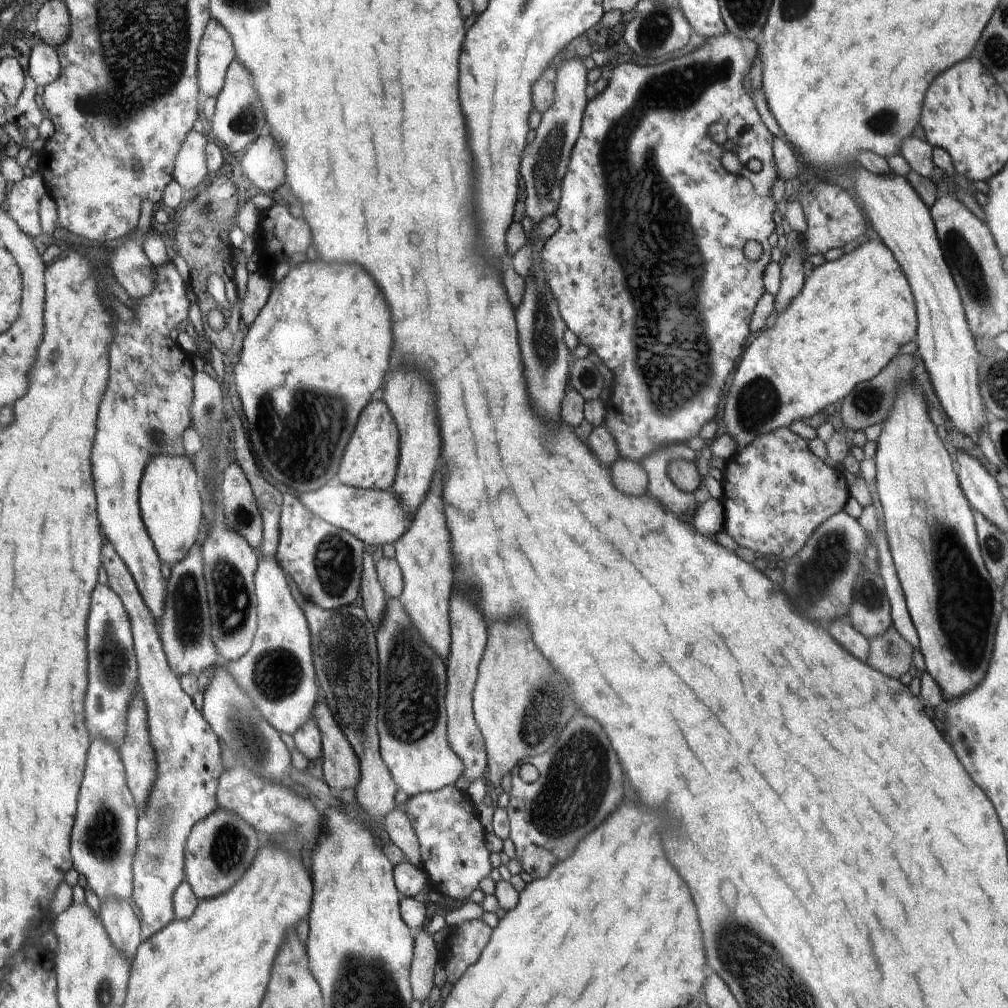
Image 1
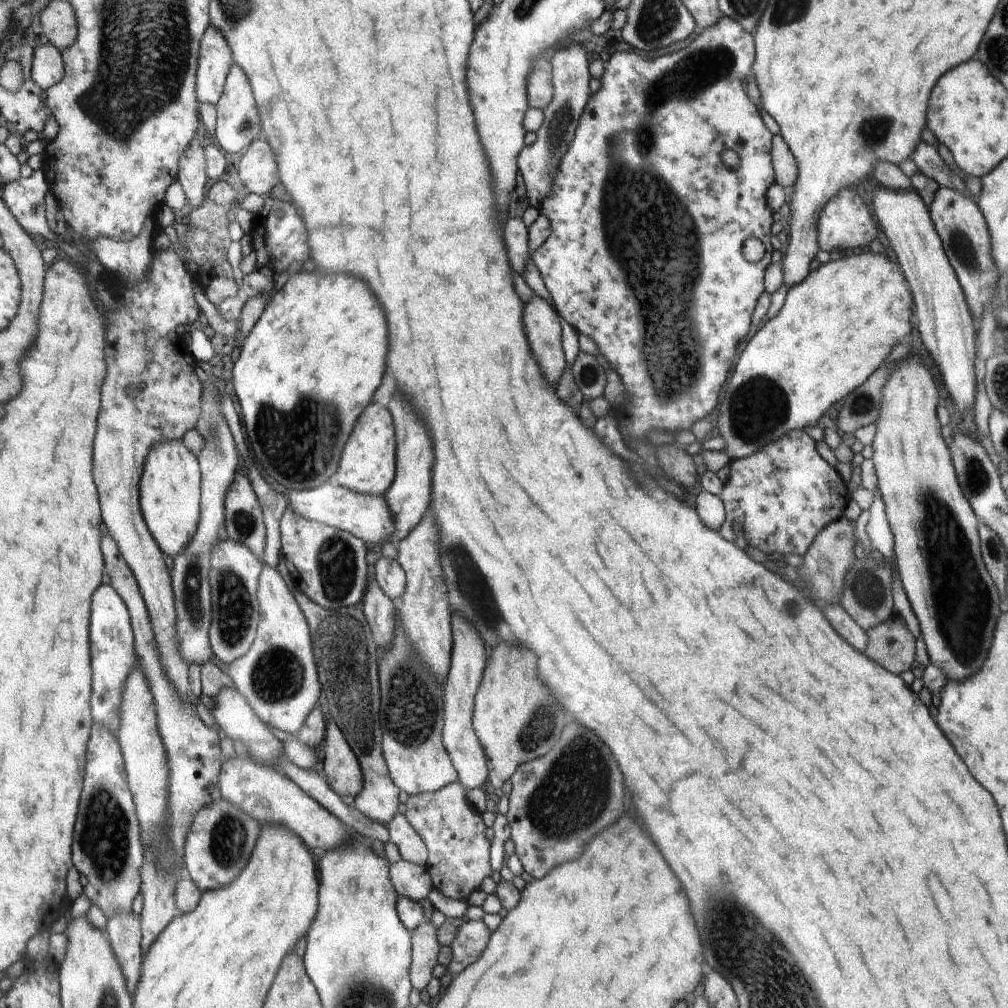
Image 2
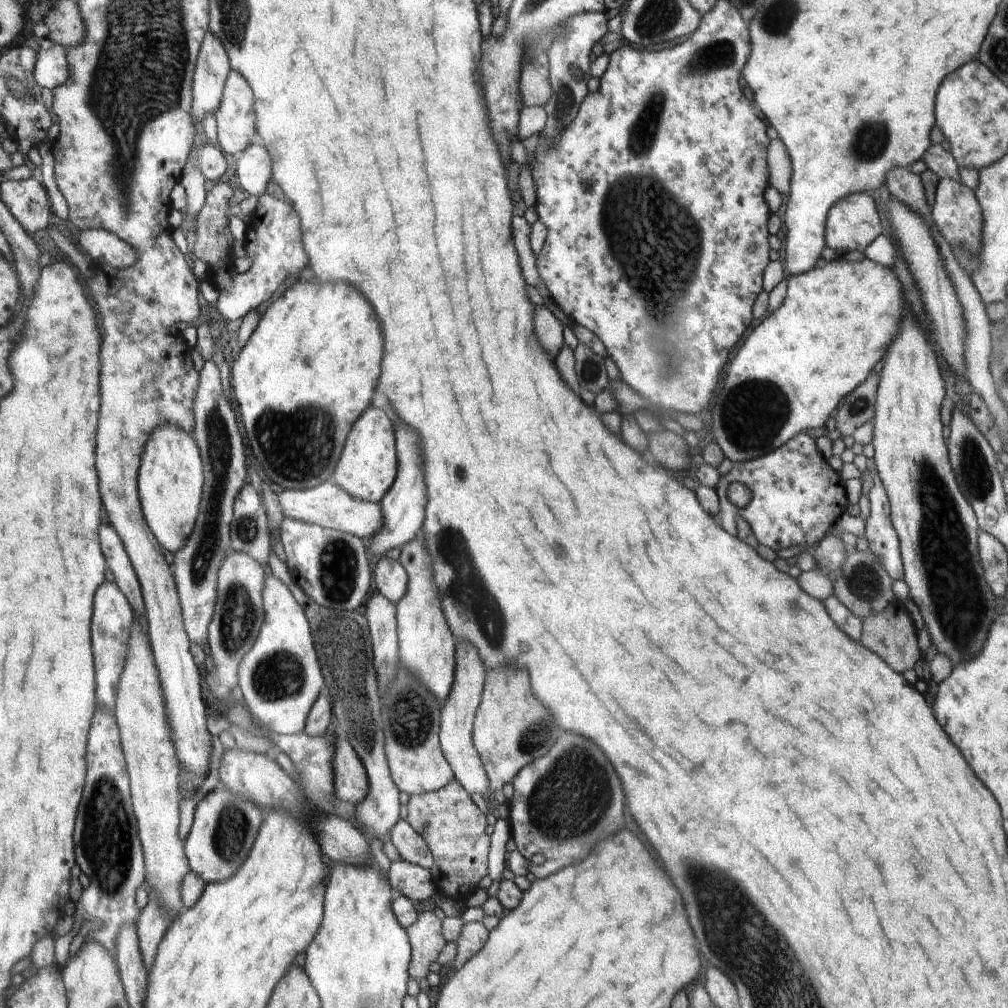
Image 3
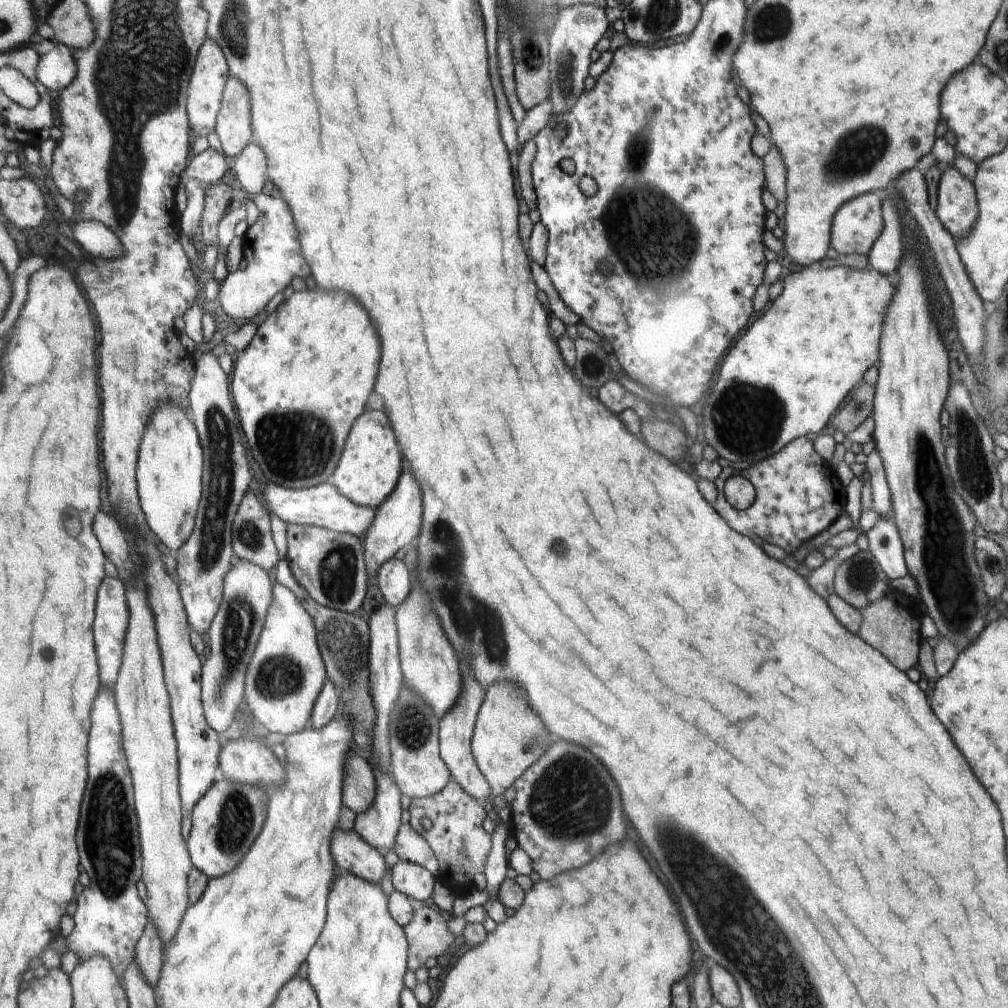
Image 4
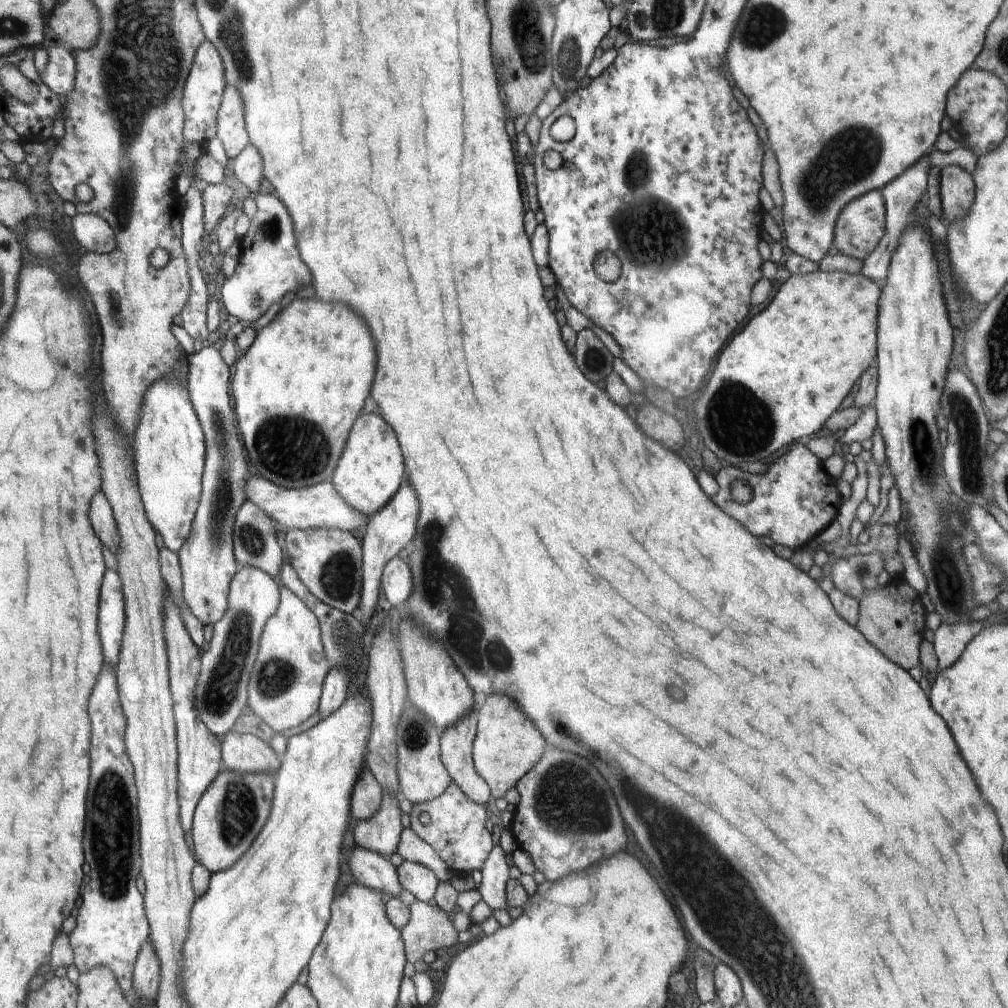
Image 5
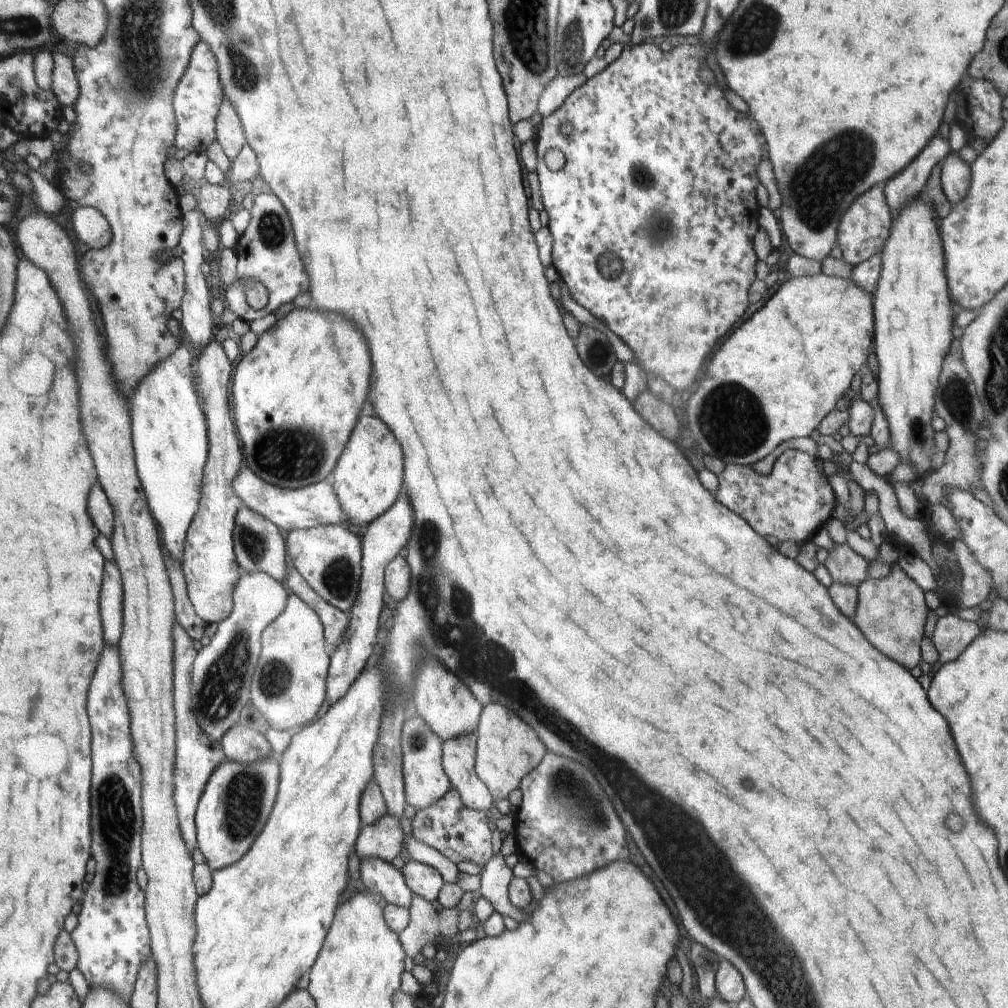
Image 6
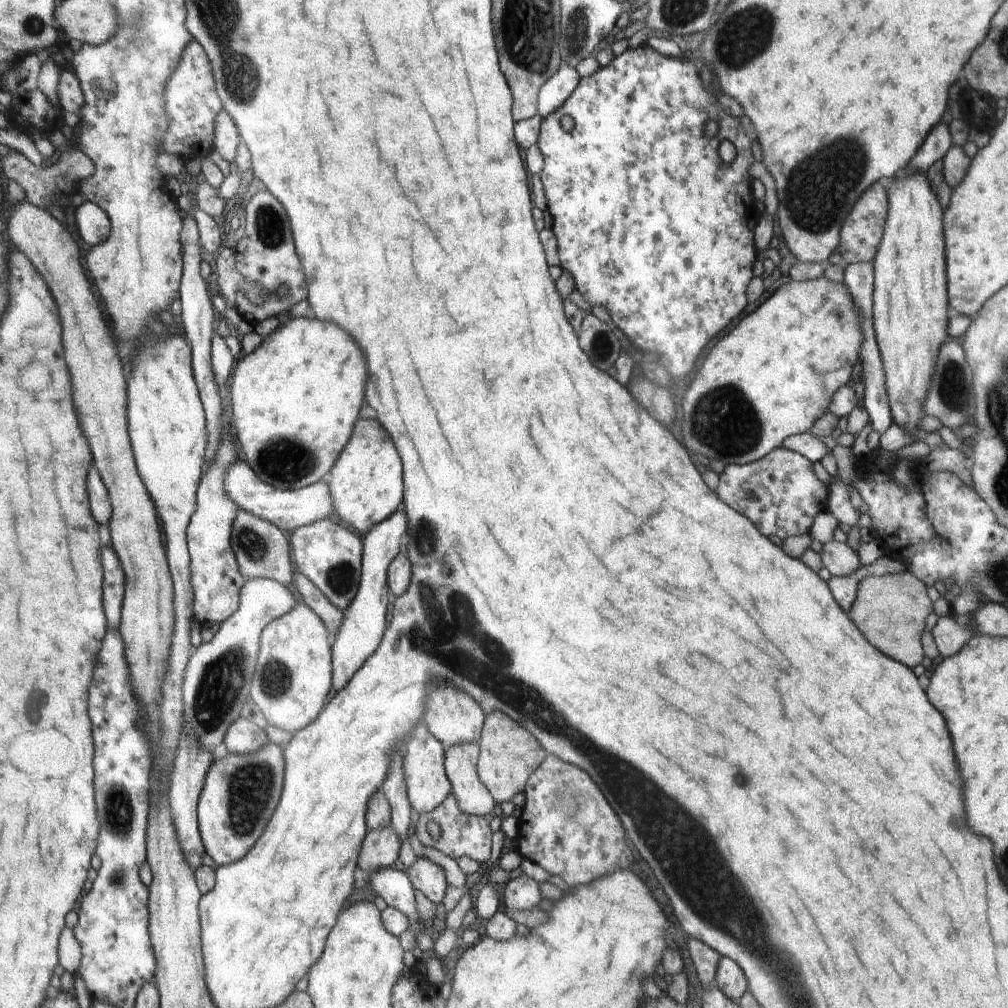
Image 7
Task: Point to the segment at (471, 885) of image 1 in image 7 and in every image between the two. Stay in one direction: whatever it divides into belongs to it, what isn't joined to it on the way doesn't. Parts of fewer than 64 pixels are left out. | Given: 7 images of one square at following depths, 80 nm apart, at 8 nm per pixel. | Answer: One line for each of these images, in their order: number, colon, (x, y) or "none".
2: (457, 851)
3: (453, 828)
4: (457, 839)
5: (456, 831)
6: (460, 833)
7: (461, 834)

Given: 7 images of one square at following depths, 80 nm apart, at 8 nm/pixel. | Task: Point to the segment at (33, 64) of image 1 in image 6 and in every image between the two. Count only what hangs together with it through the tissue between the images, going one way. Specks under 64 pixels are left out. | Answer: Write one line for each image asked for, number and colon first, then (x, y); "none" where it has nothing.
2: (49, 69)
3: (53, 69)
4: (57, 70)
5: (61, 74)
6: (67, 87)

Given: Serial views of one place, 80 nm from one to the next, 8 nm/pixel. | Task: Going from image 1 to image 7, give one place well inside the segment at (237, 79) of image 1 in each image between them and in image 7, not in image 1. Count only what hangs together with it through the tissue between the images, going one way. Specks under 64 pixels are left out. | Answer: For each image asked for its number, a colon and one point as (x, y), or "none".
2: (238, 125)
3: (236, 118)
4: (234, 129)
5: (232, 131)
6: (231, 135)
7: (229, 136)

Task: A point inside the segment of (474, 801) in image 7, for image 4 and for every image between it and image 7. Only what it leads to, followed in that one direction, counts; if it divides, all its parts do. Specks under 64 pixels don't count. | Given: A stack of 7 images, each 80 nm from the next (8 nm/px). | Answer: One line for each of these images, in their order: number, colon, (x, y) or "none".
4: (457, 731)
5: (457, 742)
6: (460, 751)

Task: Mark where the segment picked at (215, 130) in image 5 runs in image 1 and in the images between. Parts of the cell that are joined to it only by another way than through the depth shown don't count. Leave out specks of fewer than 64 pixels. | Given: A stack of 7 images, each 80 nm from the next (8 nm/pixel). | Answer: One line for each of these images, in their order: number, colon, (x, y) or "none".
1: (218, 50)
2: (217, 56)
3: (215, 65)
4: (213, 71)

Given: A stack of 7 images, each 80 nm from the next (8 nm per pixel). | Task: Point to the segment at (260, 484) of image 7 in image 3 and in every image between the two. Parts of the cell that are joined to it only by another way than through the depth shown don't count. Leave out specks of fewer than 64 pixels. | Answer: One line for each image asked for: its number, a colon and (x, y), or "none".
3: (327, 505)
4: (324, 505)
5: (315, 507)
6: (310, 506)

